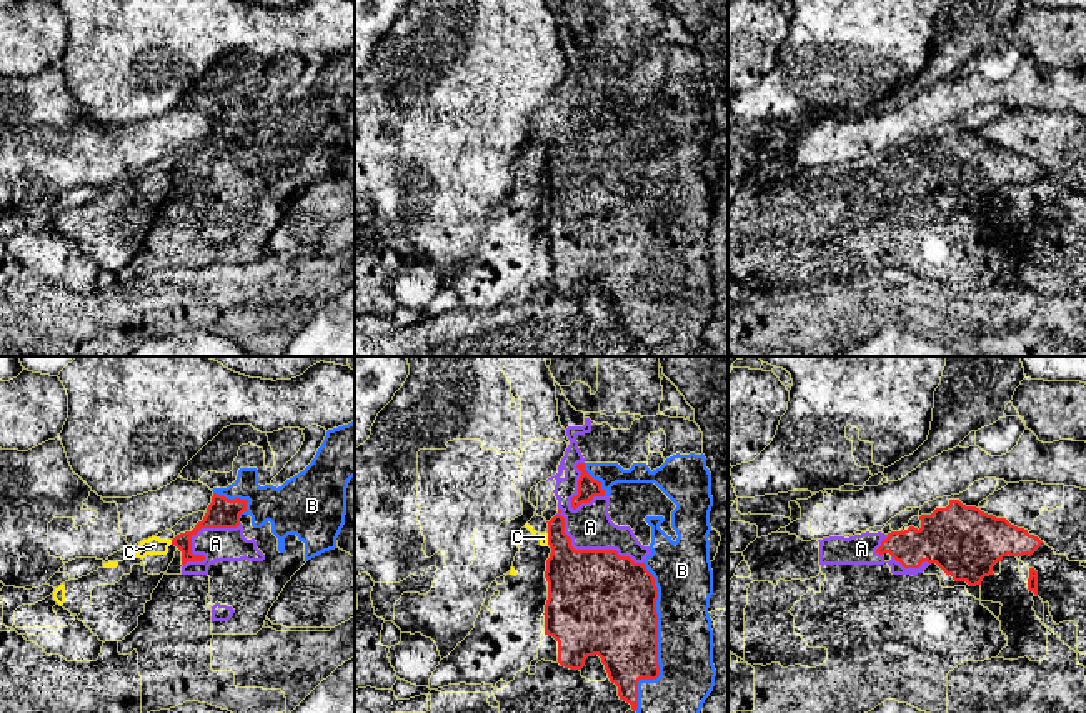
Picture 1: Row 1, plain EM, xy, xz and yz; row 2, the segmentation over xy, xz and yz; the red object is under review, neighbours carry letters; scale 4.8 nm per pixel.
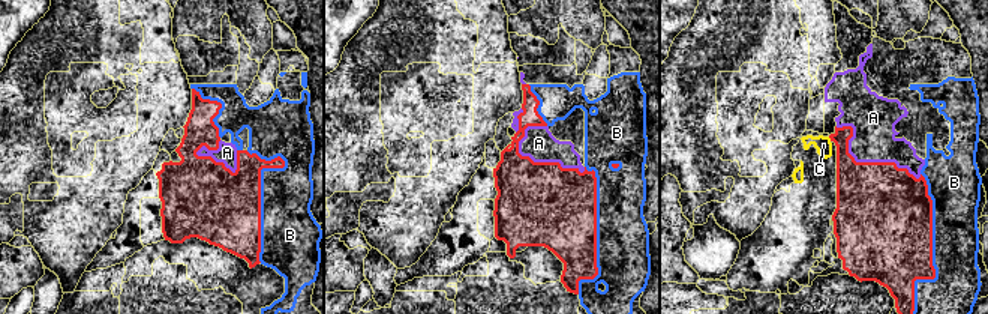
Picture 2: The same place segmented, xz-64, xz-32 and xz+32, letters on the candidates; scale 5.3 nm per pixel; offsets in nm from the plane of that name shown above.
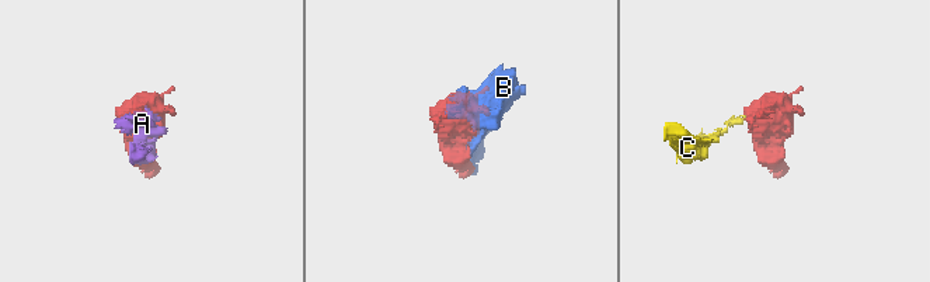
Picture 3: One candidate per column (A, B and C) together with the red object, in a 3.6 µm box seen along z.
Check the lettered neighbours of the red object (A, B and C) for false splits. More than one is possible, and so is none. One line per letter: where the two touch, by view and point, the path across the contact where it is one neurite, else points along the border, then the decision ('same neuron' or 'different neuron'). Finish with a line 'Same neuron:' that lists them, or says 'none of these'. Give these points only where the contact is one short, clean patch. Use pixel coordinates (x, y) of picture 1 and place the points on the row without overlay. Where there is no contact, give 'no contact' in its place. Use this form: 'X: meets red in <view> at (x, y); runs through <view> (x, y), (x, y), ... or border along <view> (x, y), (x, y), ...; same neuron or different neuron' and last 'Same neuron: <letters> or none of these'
A: meets red in xz at (588, 177); same neuron
B: meets red in xz at (657, 270); same neuron
C: meets red in xy at (172, 169); border along xy (170, 167), (172, 170); different neuron
Same neuron: A, B

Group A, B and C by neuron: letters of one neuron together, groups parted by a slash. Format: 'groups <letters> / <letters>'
groups A B / C

